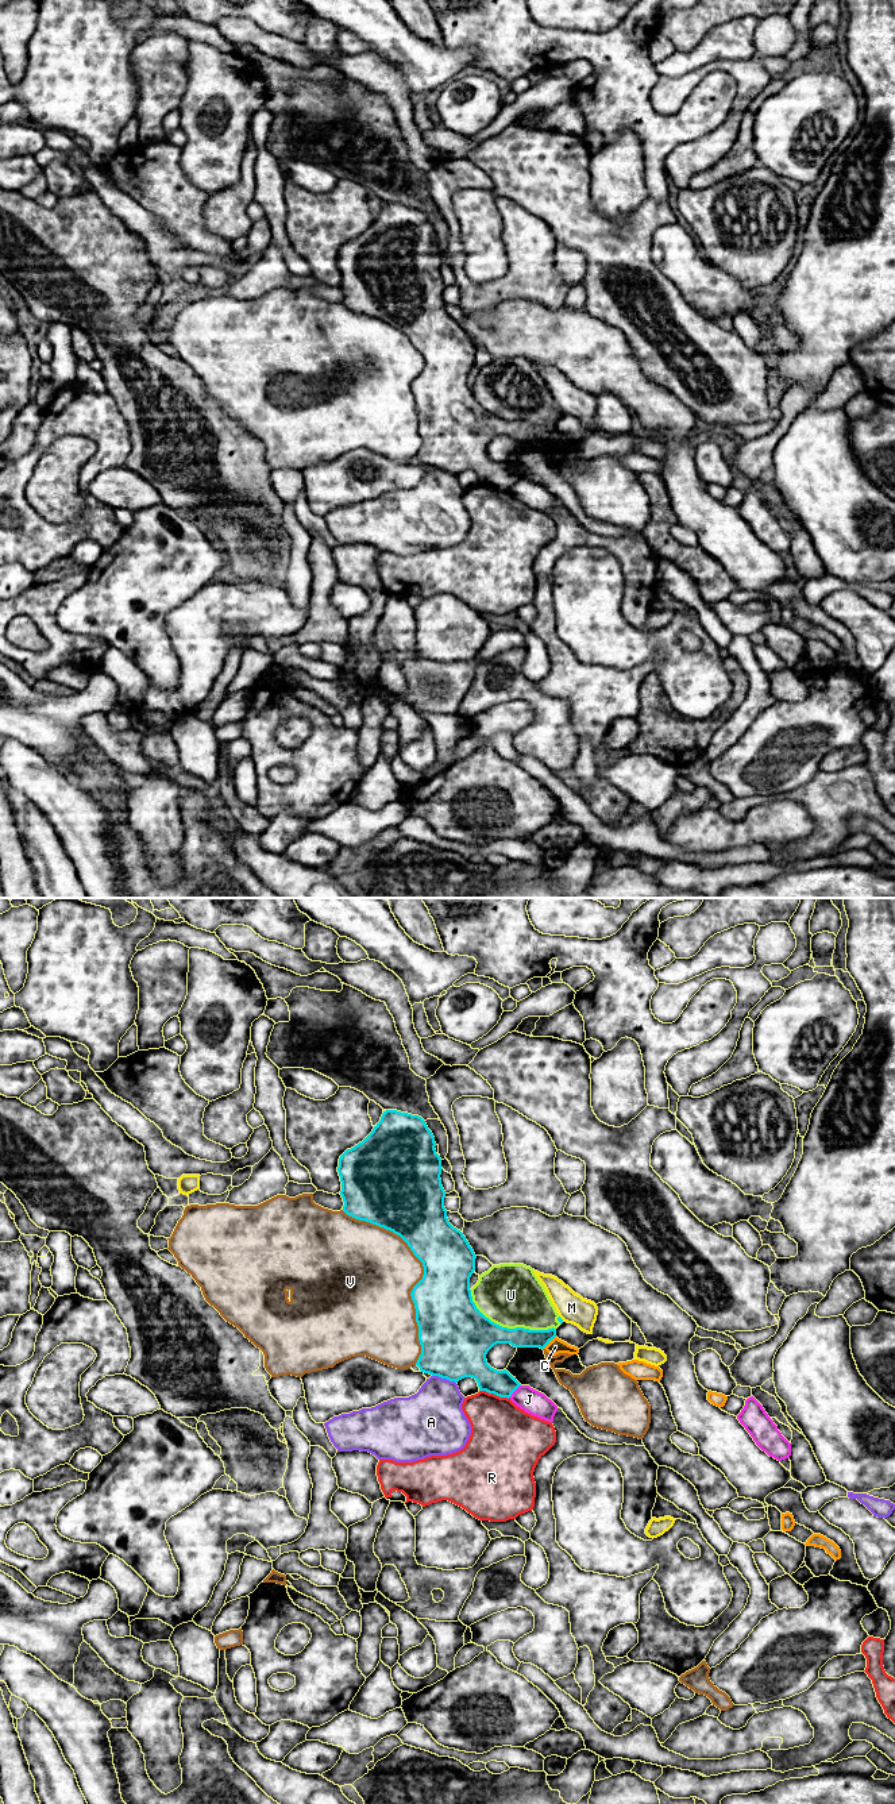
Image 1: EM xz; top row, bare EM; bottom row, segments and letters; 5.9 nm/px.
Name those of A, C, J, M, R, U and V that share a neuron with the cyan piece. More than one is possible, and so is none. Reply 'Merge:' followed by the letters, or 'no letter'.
Merge: no letter

